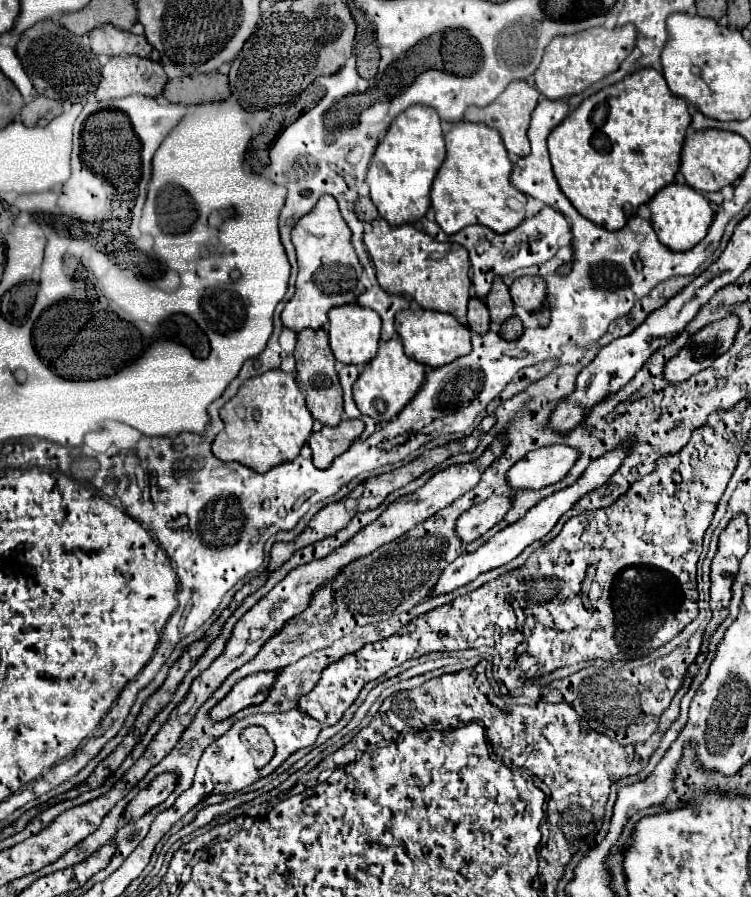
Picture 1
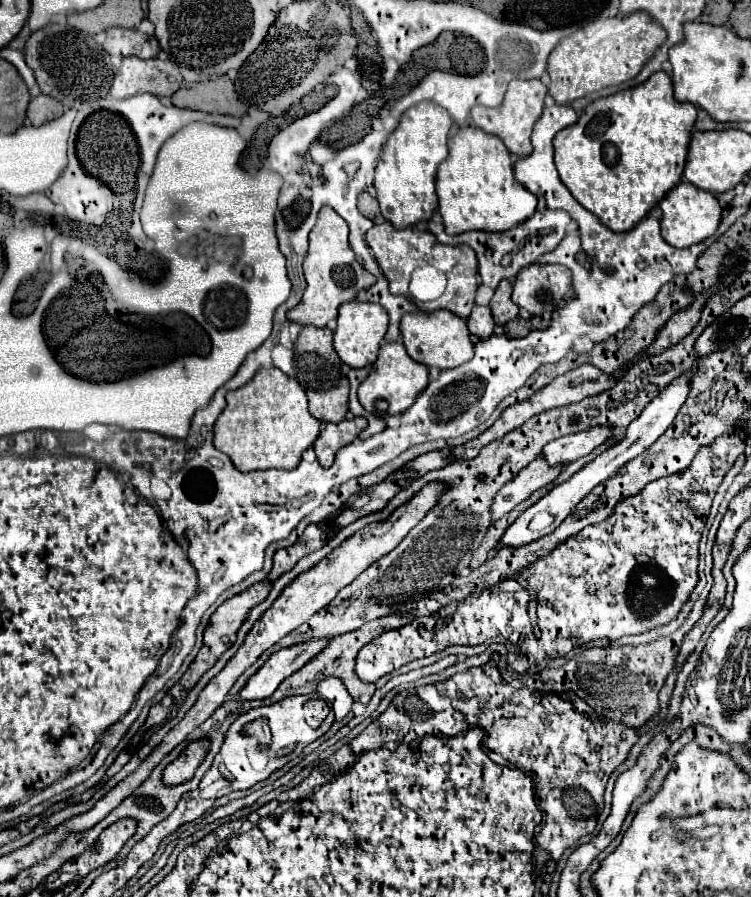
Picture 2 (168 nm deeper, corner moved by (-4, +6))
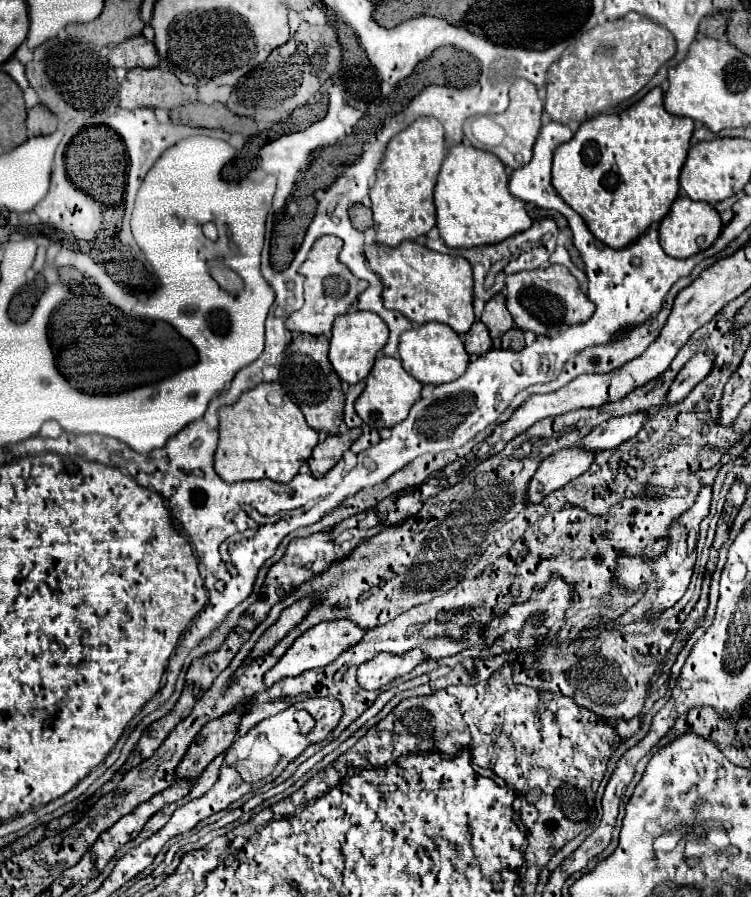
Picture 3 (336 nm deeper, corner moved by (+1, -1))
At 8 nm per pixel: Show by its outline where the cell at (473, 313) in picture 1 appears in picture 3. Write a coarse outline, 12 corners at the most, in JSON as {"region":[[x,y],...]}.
{"region":[[475,322],[463,336],[465,350],[481,356],[493,342],[483,322]]}

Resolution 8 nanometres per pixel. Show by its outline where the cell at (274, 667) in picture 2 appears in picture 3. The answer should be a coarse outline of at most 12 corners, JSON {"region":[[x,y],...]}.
{"region":[[351,620],[321,622],[301,634],[265,686],[335,662],[363,638]]}

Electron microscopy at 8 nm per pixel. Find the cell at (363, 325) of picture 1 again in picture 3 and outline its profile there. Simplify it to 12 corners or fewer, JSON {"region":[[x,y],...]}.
{"region":[[373,312],[337,316],[329,362],[347,384],[365,380],[389,330]]}

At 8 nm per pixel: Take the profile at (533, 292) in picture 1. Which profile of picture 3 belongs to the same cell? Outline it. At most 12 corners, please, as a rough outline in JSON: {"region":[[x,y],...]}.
{"region":[[561,264],[511,274],[505,300],[533,334],[581,324],[595,304]]}

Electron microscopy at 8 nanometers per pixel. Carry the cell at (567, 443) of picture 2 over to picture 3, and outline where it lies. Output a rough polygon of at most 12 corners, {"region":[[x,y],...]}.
{"region":[[647,412],[607,420],[583,438],[591,452],[617,448],[633,438]]}

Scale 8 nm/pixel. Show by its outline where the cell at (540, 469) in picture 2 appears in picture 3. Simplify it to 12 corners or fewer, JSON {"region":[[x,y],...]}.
{"region":[[579,446],[545,458],[529,482],[541,502],[589,470],[595,452]]}

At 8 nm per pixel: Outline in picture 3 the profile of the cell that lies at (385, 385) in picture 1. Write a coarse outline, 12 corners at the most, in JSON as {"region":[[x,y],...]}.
{"region":[[379,356],[355,402],[375,428],[403,422],[421,382]]}

